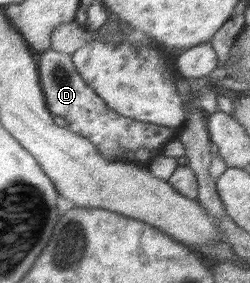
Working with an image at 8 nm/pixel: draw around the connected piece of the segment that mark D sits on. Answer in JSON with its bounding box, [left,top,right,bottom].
[37,49,177,161]

